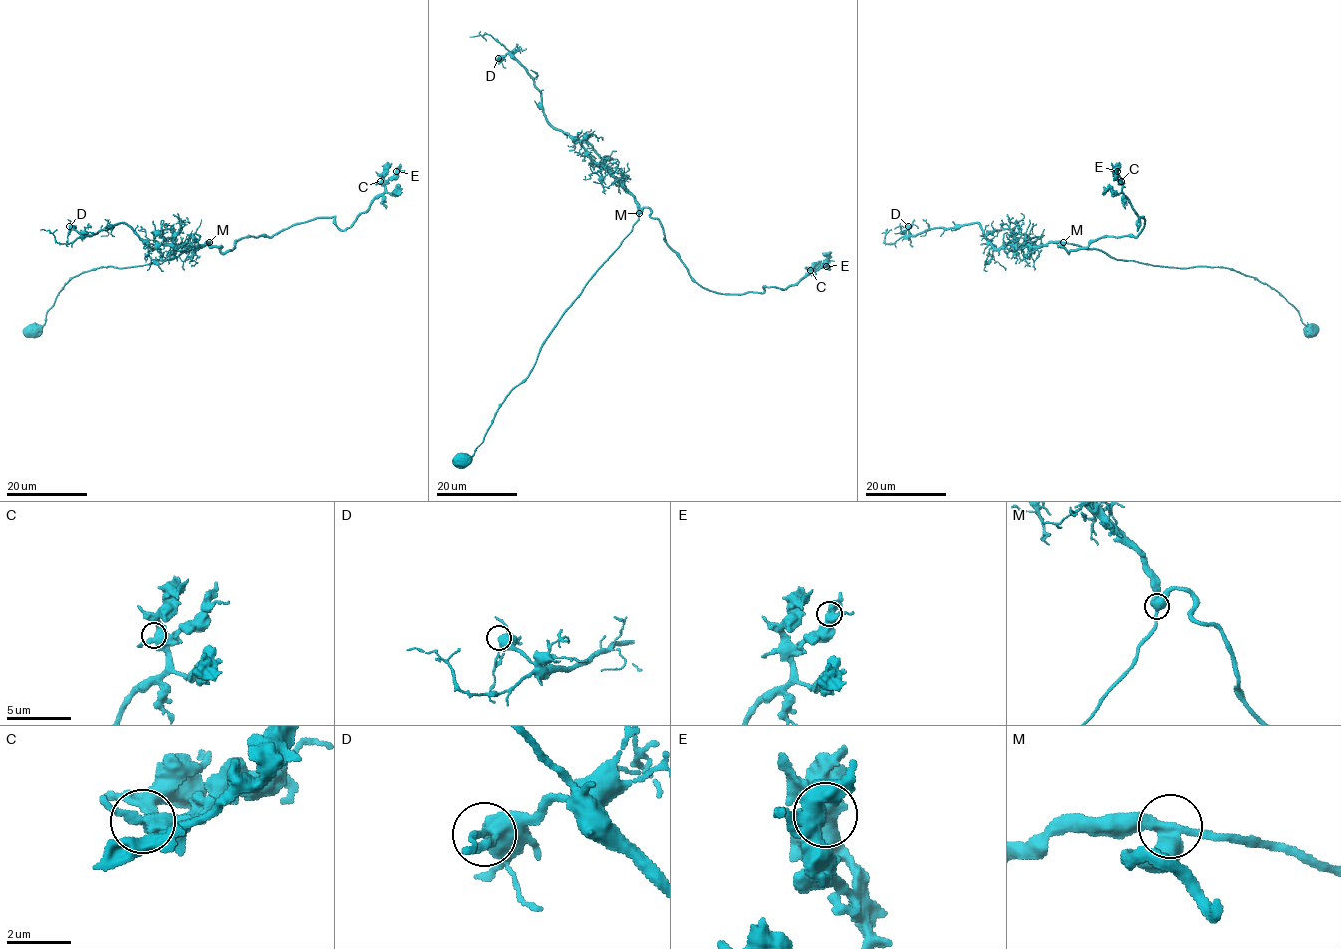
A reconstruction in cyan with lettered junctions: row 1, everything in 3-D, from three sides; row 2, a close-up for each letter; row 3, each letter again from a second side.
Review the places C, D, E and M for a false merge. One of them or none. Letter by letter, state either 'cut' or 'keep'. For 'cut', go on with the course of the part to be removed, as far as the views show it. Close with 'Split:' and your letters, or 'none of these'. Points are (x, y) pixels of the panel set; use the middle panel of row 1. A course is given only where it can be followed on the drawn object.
C: keep
D: keep
E: keep
M: keep
Split: none of these

